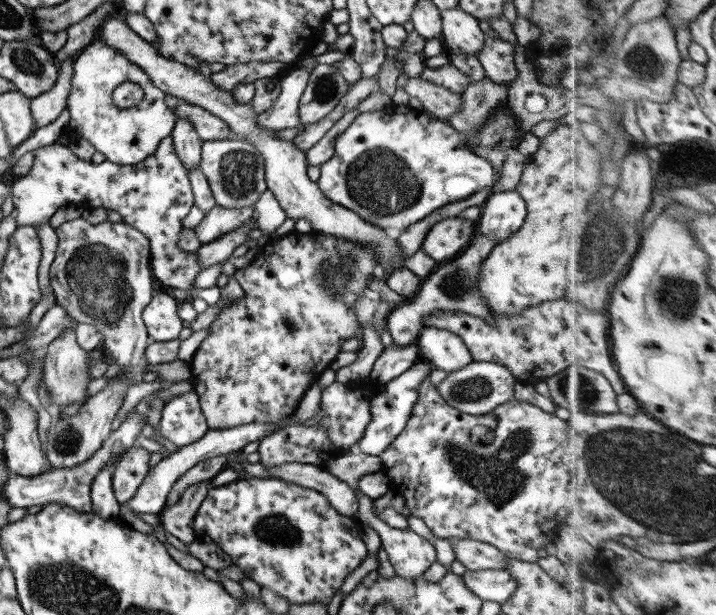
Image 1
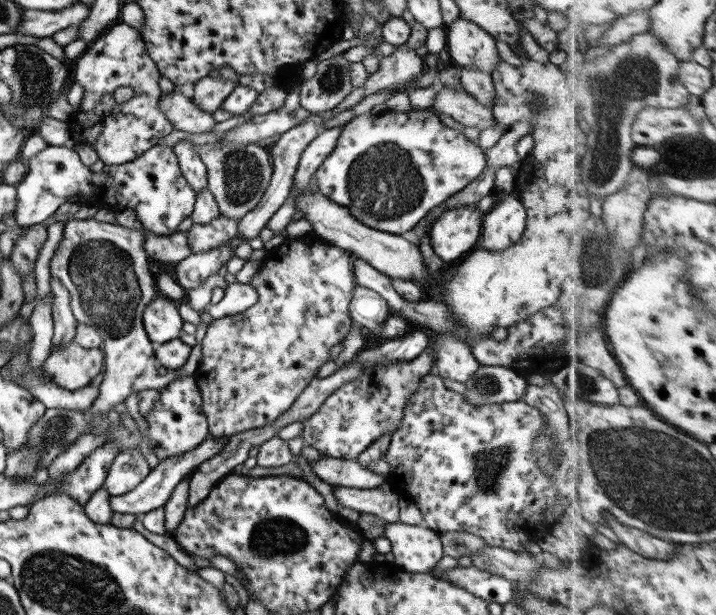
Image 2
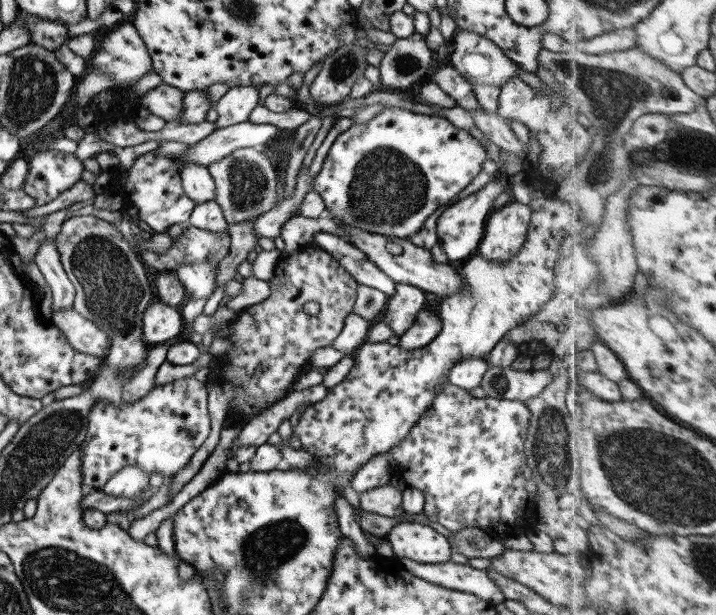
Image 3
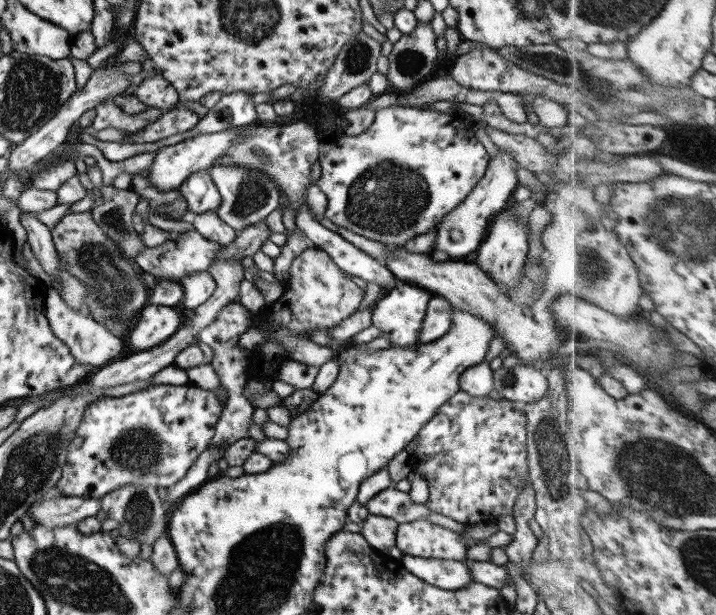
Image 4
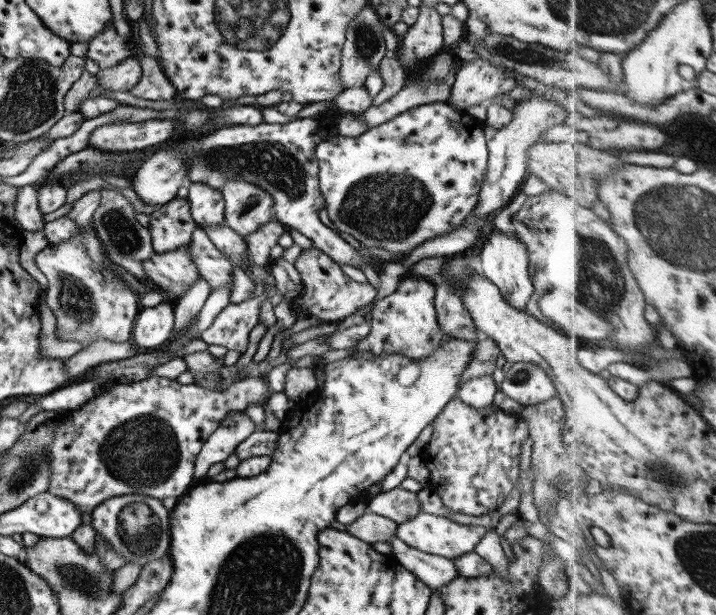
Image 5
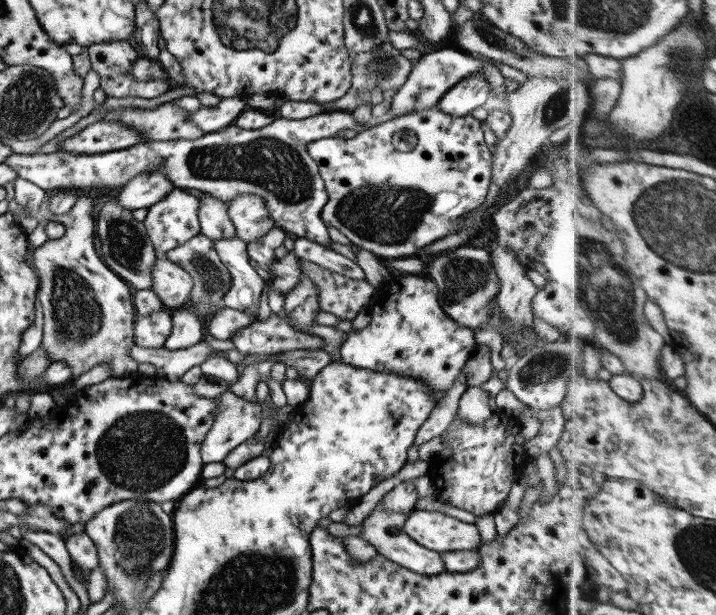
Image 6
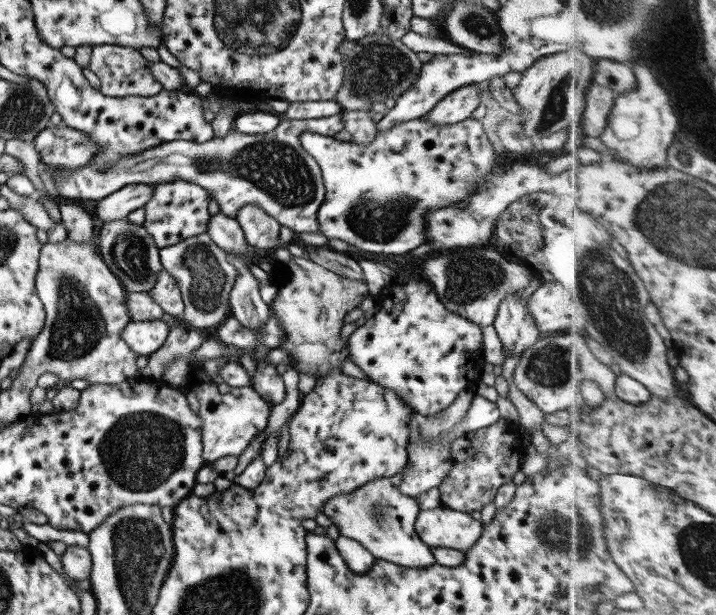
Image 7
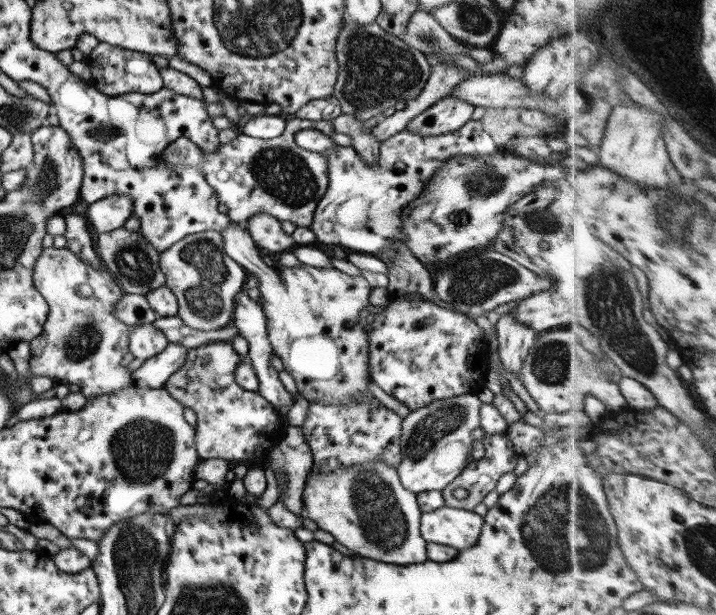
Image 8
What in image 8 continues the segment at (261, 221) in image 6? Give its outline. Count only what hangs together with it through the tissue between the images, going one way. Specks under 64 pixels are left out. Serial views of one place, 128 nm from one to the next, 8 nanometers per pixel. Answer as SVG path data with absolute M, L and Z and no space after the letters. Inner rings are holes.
M265 213L251 215L247 220L247 232L262 253L292 250L296 244L290 235L281 230L280 222Z

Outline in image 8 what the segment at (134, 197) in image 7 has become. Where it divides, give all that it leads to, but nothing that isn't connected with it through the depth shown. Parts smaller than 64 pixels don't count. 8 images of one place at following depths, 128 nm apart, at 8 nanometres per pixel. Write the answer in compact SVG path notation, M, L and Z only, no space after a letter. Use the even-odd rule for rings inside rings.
M105 195L105 198L92 202L84 216L97 234L106 233L121 228L123 223L132 215L133 199L129 195Z

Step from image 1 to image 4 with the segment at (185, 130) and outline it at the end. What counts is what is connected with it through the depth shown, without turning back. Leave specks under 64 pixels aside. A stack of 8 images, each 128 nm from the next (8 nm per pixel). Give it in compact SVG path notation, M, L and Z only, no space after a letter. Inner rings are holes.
M206 169L189 174L178 189L187 203L187 210L195 214L213 211L219 206L220 194Z

